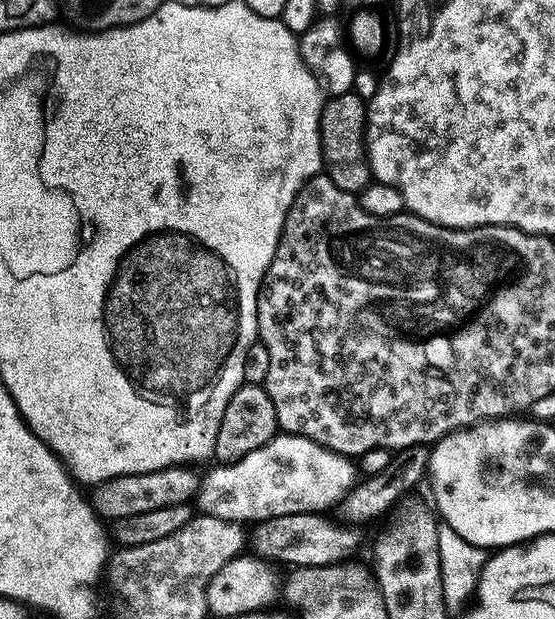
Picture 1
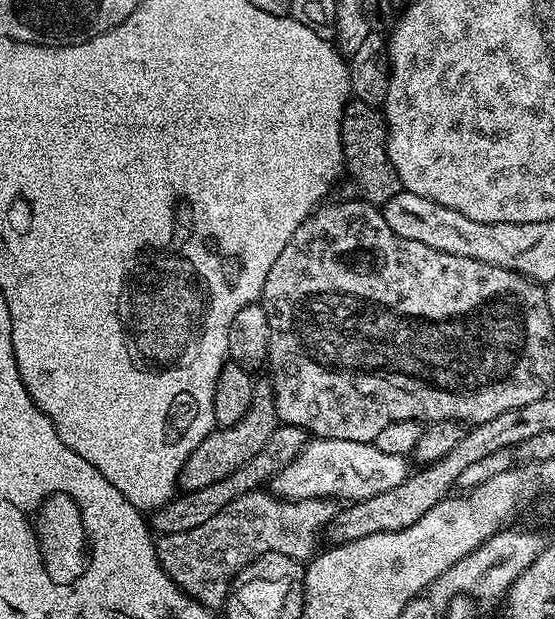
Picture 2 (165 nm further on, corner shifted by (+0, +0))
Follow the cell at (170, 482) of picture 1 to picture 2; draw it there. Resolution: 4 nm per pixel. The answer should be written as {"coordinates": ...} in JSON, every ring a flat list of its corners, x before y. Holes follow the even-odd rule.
{"coordinates":[[268,382,257,383,256,392,252,395,252,405,247,414,234,426,217,427,206,438,202,438,202,442,198,442,196,449,188,455,188,461,184,463,184,471,180,473,179,479,183,491,202,490,202,486,222,482,226,474,234,474,234,470,246,466,246,462,250,462,264,450,266,442,270,442,277,427,276,399,272,396,272,385]]}

